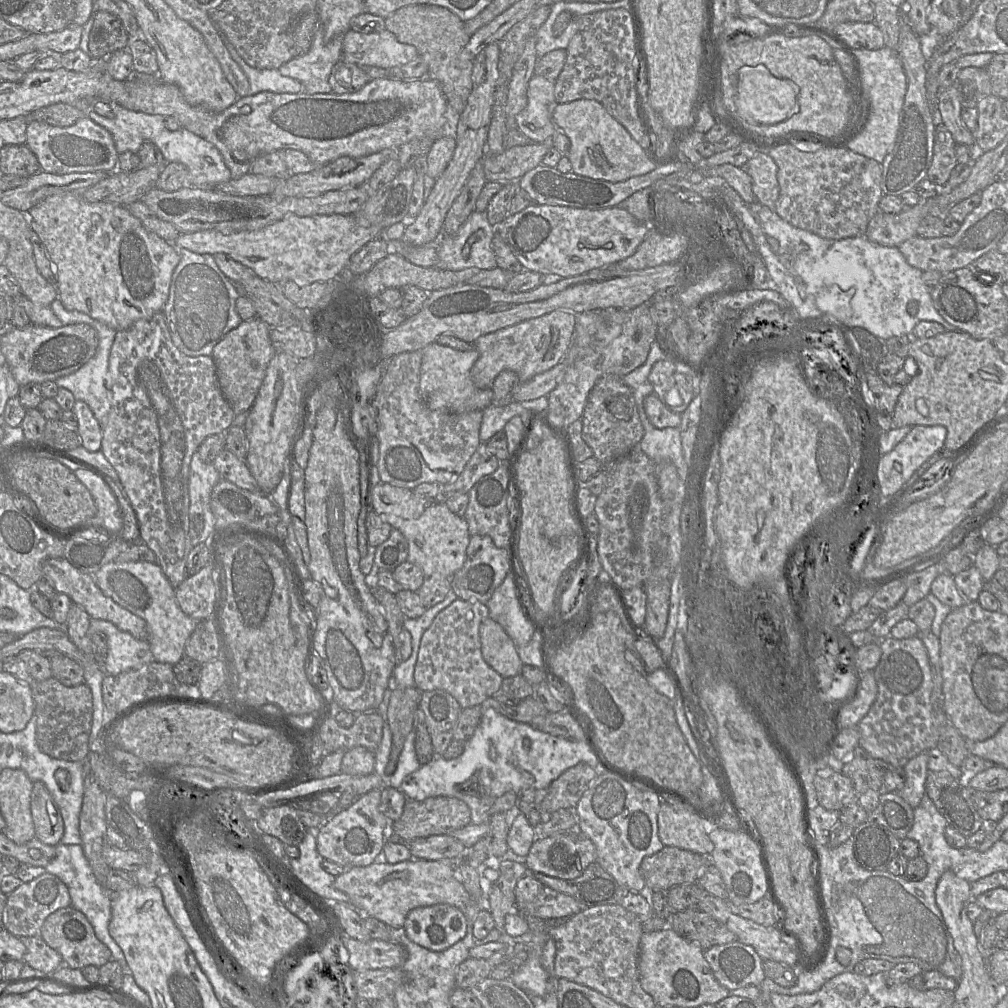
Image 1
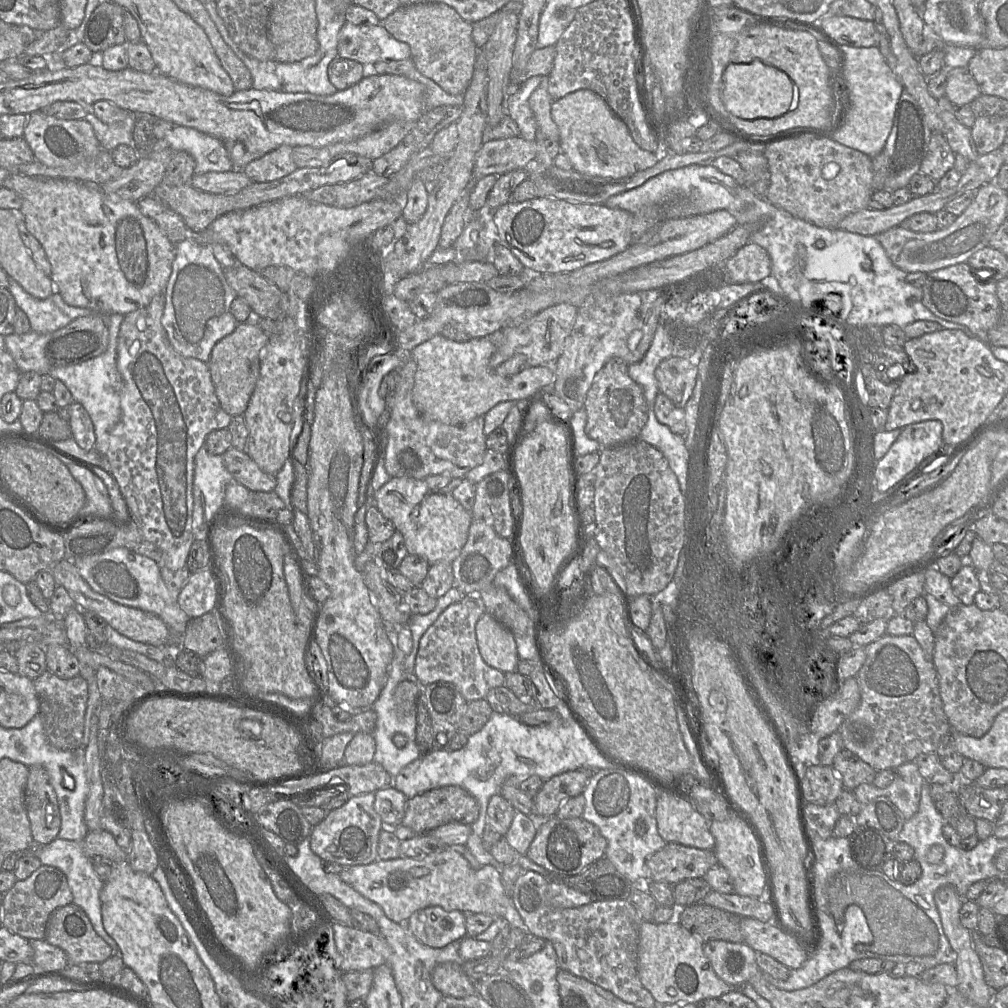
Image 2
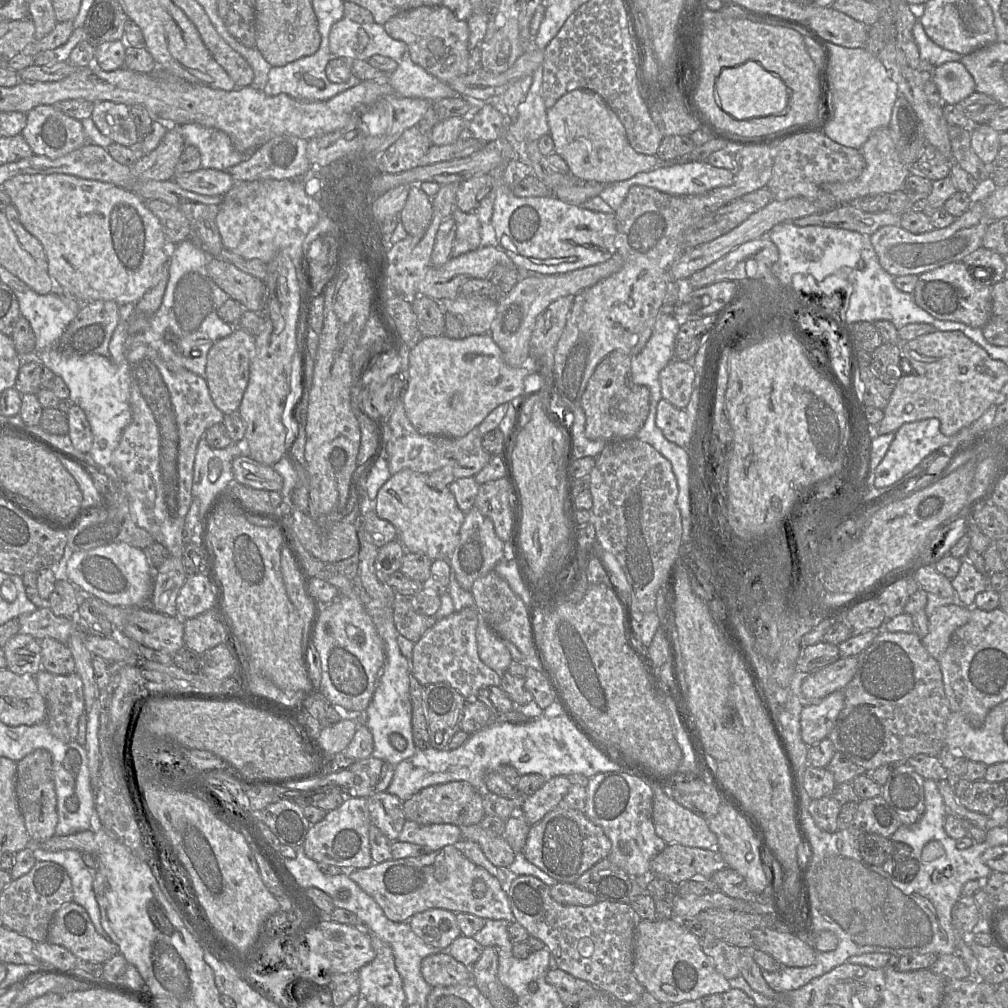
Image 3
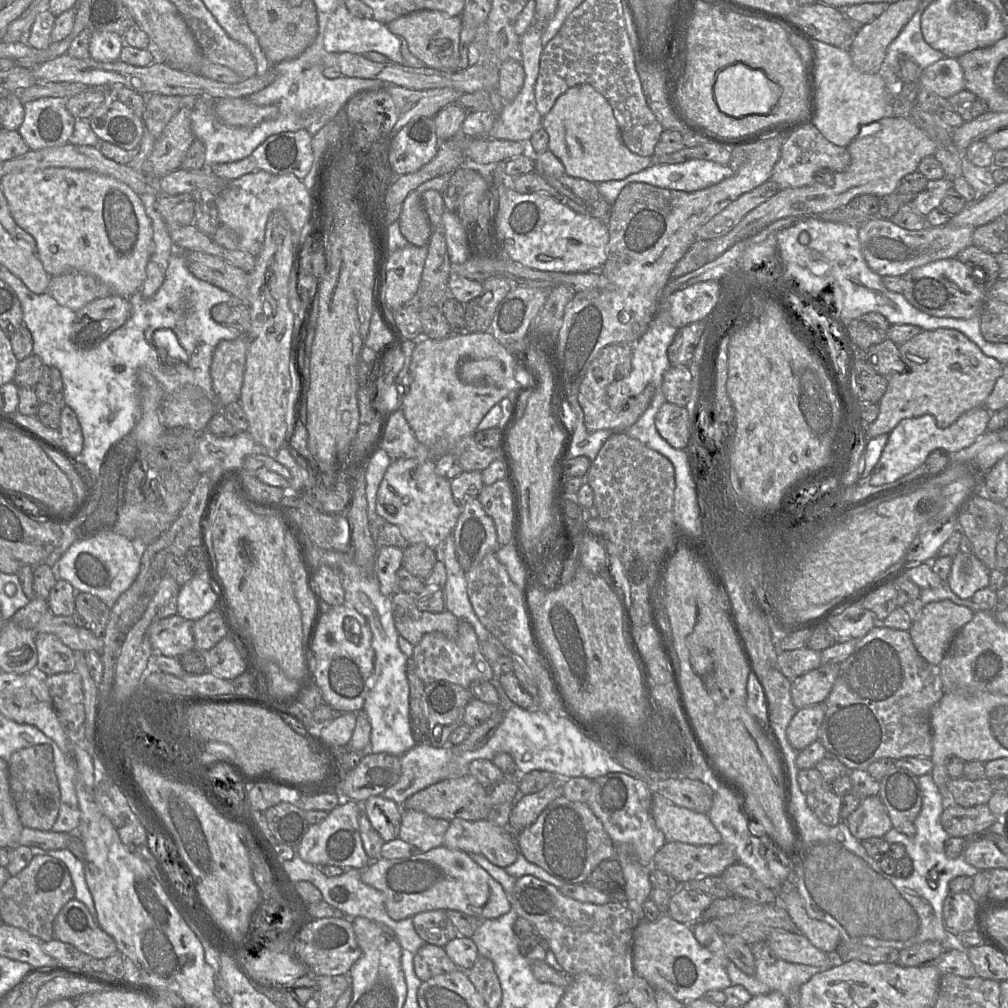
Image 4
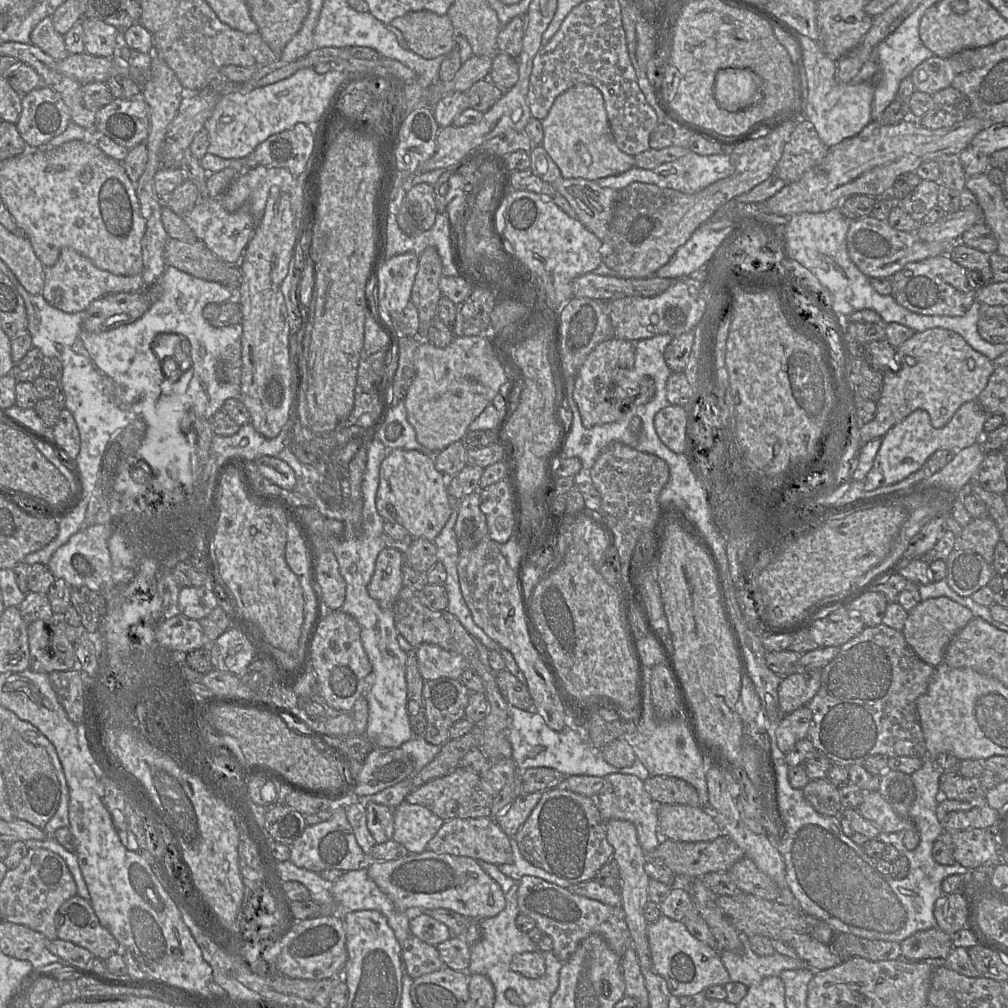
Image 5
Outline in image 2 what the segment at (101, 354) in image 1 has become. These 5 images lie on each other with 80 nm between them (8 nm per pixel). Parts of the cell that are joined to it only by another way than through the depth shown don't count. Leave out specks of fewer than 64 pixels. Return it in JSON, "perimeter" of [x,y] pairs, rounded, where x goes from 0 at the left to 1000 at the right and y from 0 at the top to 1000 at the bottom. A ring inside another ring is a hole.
{"perimeter":[[[121,312],[104,313],[108,340],[101,352],[75,362],[55,365],[49,370],[55,377],[60,377],[66,383],[73,399],[81,401],[89,412],[95,432],[93,446],[101,452],[104,452],[108,444],[109,431],[120,415],[121,376],[116,366],[116,342],[123,314]]]}

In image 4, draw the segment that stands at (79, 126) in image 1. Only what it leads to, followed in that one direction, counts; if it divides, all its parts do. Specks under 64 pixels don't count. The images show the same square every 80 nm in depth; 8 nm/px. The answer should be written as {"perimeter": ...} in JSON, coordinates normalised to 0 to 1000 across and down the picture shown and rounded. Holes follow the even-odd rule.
{"perimeter":[[[44,96],[24,103],[24,119],[17,130],[30,149],[68,142],[75,119],[66,109],[64,99]]]}

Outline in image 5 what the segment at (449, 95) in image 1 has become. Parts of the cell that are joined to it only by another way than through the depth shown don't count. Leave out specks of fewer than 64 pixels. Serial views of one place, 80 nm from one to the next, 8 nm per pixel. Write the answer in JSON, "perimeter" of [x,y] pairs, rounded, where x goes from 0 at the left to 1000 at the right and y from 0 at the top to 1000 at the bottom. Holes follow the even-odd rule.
{"perimeter":[[[407,12],[389,20],[388,26],[399,32],[405,49],[422,59],[443,55],[452,46],[452,30],[442,14]]]}

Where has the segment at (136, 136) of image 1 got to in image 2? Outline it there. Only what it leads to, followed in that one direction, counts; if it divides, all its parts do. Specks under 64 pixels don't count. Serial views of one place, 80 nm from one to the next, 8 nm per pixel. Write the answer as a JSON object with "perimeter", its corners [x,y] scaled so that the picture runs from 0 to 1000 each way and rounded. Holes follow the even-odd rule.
{"perimeter":[[[89,108],[83,118],[90,123],[101,148],[109,151],[118,144],[131,144],[133,112],[129,112],[122,121],[110,125],[99,120]],[[173,125],[160,142],[173,151],[188,152],[193,160],[192,174],[233,169],[222,143],[217,138],[194,128]]]}

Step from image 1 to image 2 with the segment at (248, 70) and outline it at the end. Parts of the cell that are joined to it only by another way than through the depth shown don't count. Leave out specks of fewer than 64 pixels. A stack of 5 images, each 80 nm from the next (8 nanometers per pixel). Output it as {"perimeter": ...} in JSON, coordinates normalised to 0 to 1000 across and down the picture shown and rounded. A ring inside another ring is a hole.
{"perimeter":[[[204,2],[201,5],[222,42],[247,68],[250,75],[250,87],[254,89],[279,89],[279,80],[273,72],[275,62],[272,60],[257,61],[244,55],[228,37],[221,20],[215,13],[214,2]]]}

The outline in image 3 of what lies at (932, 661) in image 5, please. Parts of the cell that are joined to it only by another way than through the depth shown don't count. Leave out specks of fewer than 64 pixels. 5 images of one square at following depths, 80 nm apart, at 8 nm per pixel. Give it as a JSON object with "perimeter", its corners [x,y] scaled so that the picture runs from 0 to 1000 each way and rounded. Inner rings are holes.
{"perimeter":[[[940,599],[930,603],[921,613],[921,628],[914,637],[930,656],[940,643],[944,629],[961,616],[963,606],[960,603]]]}

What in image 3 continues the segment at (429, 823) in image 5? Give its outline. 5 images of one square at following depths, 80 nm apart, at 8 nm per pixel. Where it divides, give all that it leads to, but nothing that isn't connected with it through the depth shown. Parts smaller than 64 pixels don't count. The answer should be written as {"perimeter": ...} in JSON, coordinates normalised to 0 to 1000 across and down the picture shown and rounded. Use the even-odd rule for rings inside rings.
{"perimeter":[[[403,813],[395,833],[422,839],[427,844],[433,844],[443,838],[456,841],[458,827],[457,821],[450,817],[417,818]]]}

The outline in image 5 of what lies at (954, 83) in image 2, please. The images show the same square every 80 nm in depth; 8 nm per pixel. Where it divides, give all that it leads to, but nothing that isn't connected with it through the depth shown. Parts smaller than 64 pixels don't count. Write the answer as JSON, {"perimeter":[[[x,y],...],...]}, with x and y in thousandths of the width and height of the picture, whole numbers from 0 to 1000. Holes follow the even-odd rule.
{"perimeter":[[[926,56],[912,63],[904,72],[909,90],[923,94],[940,87],[945,79],[945,69],[940,59]]]}

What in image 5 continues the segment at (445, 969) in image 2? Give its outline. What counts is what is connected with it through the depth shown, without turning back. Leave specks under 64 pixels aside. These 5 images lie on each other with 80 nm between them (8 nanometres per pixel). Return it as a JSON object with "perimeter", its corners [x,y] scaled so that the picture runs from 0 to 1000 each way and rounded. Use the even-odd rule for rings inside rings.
{"perimeter":[[[407,928],[399,937],[399,953],[402,963],[410,971],[443,959],[433,938],[411,928]]]}

